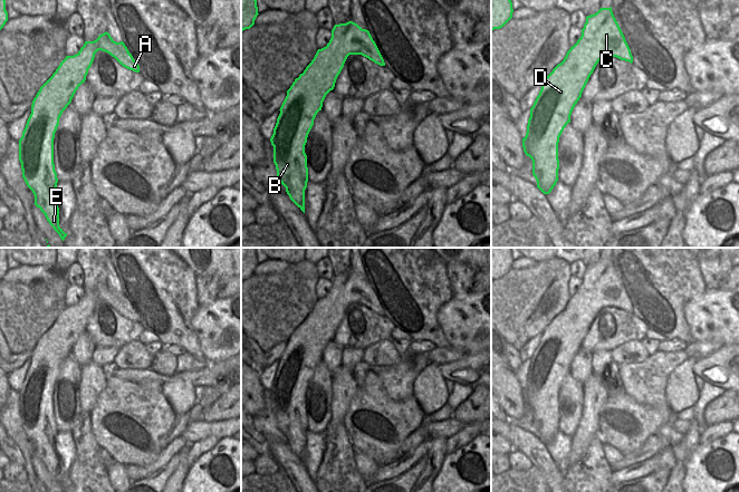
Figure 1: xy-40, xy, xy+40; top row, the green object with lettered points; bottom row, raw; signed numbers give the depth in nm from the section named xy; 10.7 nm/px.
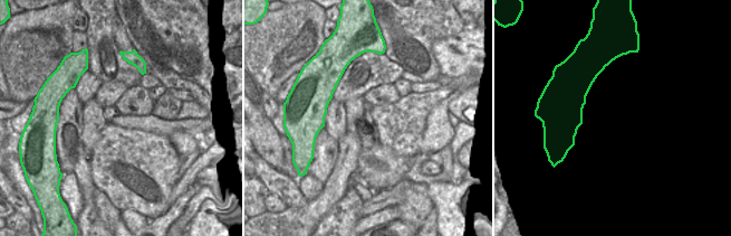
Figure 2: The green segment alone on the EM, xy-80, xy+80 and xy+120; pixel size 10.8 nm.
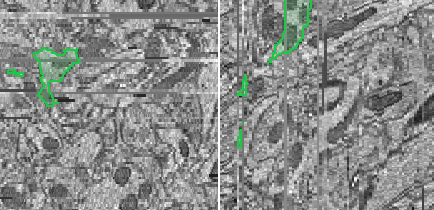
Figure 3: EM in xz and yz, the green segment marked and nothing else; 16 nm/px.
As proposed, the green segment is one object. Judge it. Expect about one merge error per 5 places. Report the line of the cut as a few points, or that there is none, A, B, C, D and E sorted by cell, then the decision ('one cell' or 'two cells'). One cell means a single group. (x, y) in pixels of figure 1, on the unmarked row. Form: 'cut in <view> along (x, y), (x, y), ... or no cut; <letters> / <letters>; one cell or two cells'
no cut; A B C D E; one cell

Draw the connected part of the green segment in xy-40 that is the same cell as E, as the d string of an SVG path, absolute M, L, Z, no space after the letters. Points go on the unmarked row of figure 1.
M107 281L99 284L94 291L85 291L76 305L66 306L52 326L40 337L32 350L31 364L19 389L19 411L21 413L22 427L35 445L35 455L45 464L49 474L63 491L67 486L67 483L59 476L59 457L55 451L55 440L58 428L54 414L54 388L63 361L71 353L78 337L85 332L88 319L98 300L109 303L123 317L140 322L140 316L125 293L123 291L114 291Z

